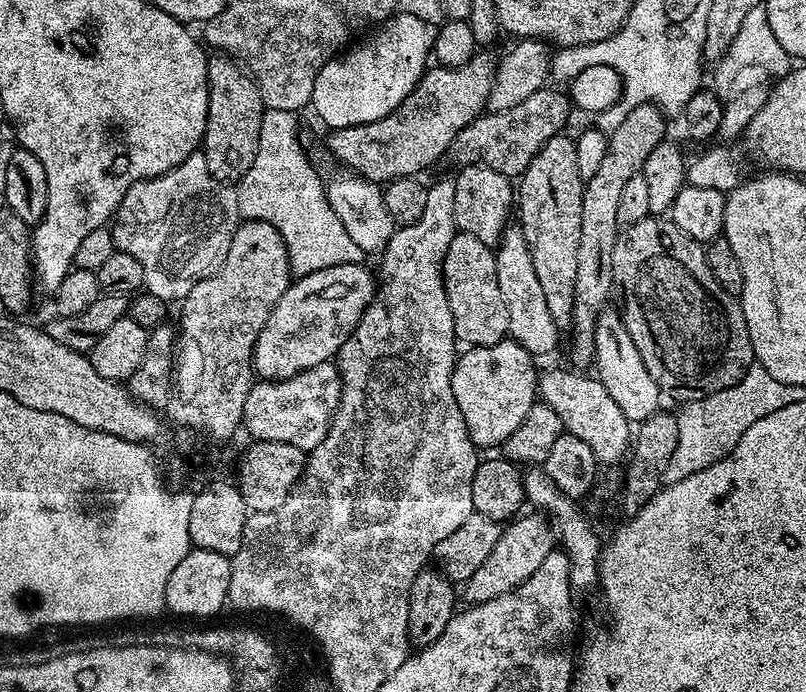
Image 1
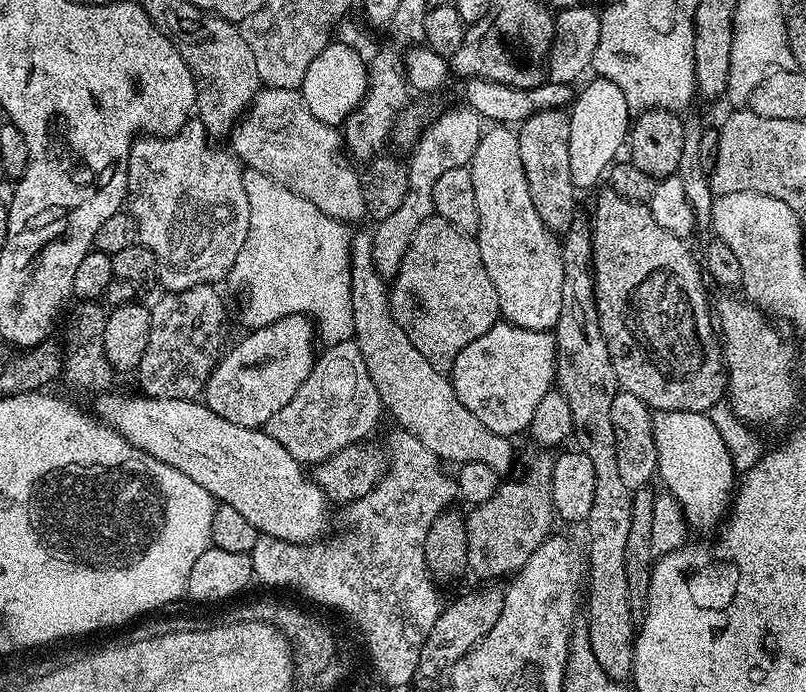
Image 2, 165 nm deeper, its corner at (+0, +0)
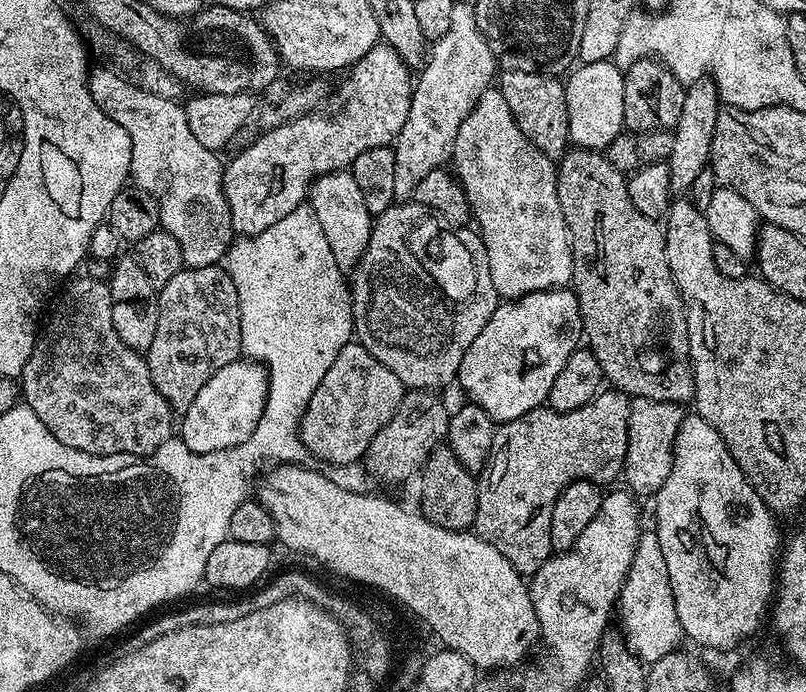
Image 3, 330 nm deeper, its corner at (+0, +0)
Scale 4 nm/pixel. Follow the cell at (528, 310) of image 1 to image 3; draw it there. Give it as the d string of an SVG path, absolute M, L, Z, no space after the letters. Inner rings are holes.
M489 90L484 92L480 101L474 106L474 110L470 110L470 114L466 114L466 122L462 122L462 126L458 126L458 138L454 138L454 150L452 151L450 164L454 169L456 179L464 187L471 219L474 224L476 220L477 225L475 224L475 227L486 246L486 254L490 262L490 282L494 282L497 297L504 300L516 300L518 297L531 292L545 292L551 288L562 288L571 285L572 245L568 239L566 218L562 214L562 202L558 202L558 190L556 189L557 165L554 163L553 157L548 156L542 150L538 150L538 146L534 146L534 142L530 142L526 138L526 134L522 134L522 130L518 130L518 122L514 122L514 114L510 114L510 106L506 106L506 98L502 98L500 91Z

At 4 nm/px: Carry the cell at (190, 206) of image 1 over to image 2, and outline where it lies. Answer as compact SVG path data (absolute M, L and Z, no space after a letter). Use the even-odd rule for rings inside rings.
M198 118L189 120L182 130L173 136L140 136L133 140L132 149L128 155L128 195L126 197L127 211L134 218L136 223L136 234L139 243L144 244L154 254L156 259L156 280L161 284L161 289L177 292L186 290L190 286L199 284L215 285L216 280L224 280L229 270L234 266L238 258L238 250L242 250L242 242L246 242L246 234L250 230L250 202L246 198L246 186L244 185L244 172L242 165L231 151L224 150L219 152L218 149L212 148L213 141L208 135L208 131L202 126Z

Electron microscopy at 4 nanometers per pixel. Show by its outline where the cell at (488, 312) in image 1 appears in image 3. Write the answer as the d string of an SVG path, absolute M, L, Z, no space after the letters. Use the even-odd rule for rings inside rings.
M396 202L380 216L375 217L370 242L362 254L362 258L356 263L350 273L350 299L352 301L352 331L355 343L360 344L386 370L394 370L398 378L408 390L441 390L447 384L455 385L460 375L462 358L466 358L466 350L470 350L470 342L482 334L482 326L490 322L498 303L498 297L494 290L494 282L490 282L490 262L486 254L486 246L482 242L479 231L468 226L457 226L448 221L444 216L439 216L434 210L415 202Z

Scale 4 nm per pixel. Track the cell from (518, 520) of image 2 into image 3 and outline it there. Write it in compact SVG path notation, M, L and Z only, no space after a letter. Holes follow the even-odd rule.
M604 390L578 410L555 412L541 406L522 414L522 418L503 421L492 439L488 466L478 480L476 535L490 542L490 546L494 546L494 550L498 550L498 554L502 554L521 576L531 578L553 555L550 518L554 518L554 502L558 502L558 494L562 494L564 487L575 480L591 480L605 486L623 473L629 418L629 397L619 390Z

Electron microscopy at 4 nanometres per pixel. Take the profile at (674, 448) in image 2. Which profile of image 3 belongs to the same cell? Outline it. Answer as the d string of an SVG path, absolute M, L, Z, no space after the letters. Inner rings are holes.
M695 414L685 415L682 426L678 430L678 438L674 442L674 462L670 470L670 478L662 482L662 490L658 490L654 497L656 503L656 525L654 531L658 542L662 546L662 555L666 558L666 570L670 573L670 586L674 594L674 606L678 614L680 631L696 644L704 648L732 648L735 644L743 642L747 636L752 636L760 628L760 623L765 623L770 609L774 604L774 593L778 587L778 557L782 551L782 536L776 529L777 517L764 505L762 498L754 490L754 486L744 477L738 462L730 454L726 442L701 416Z

